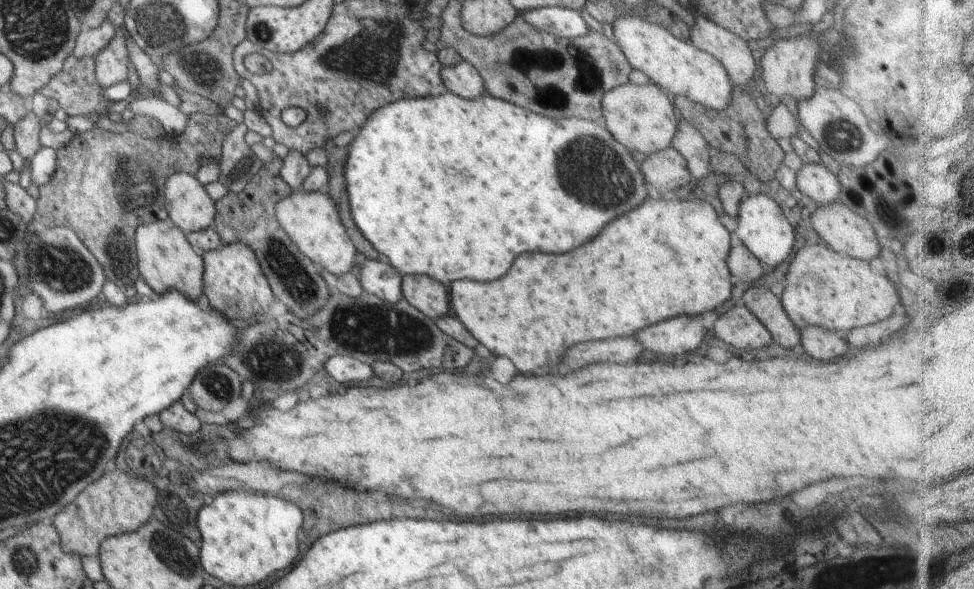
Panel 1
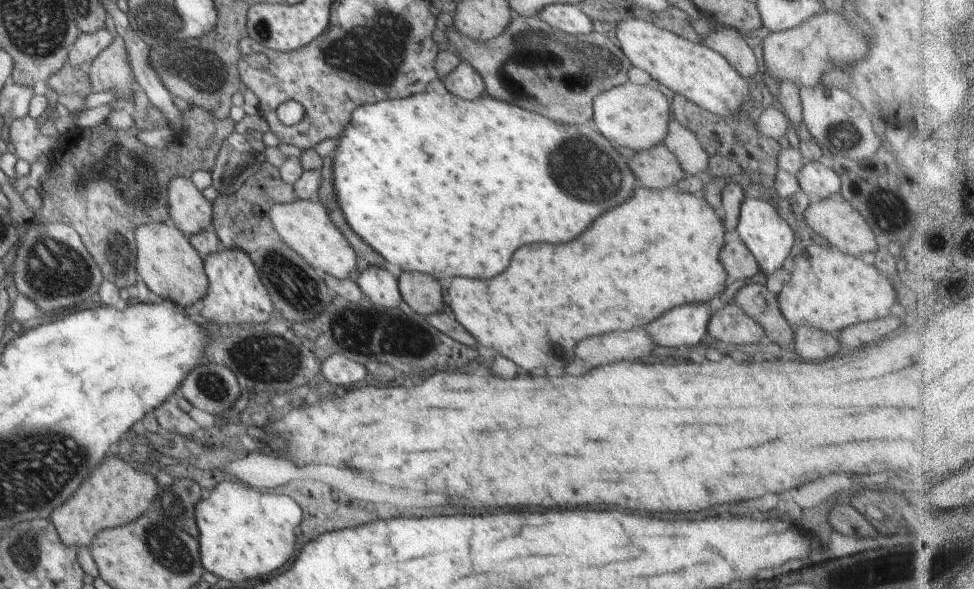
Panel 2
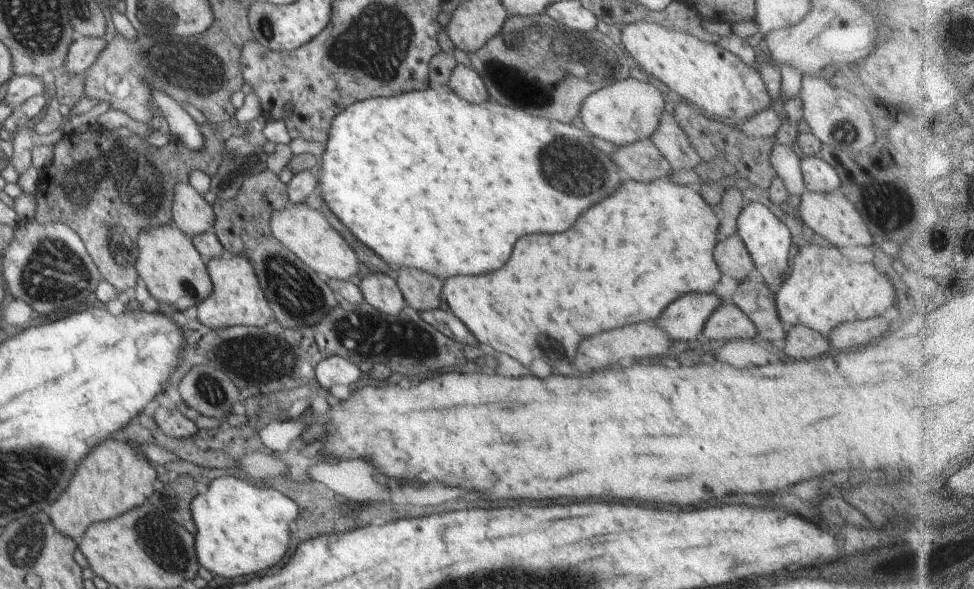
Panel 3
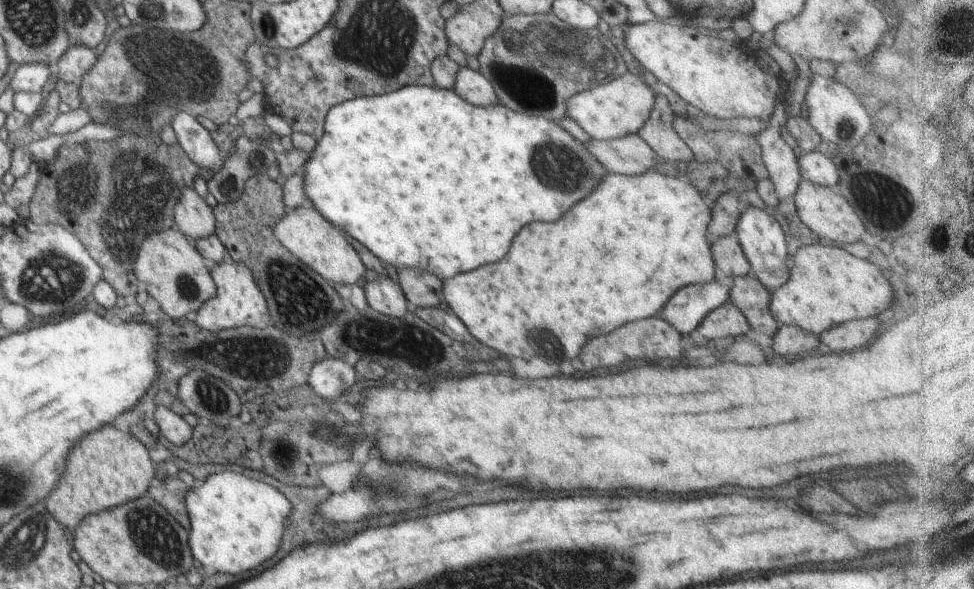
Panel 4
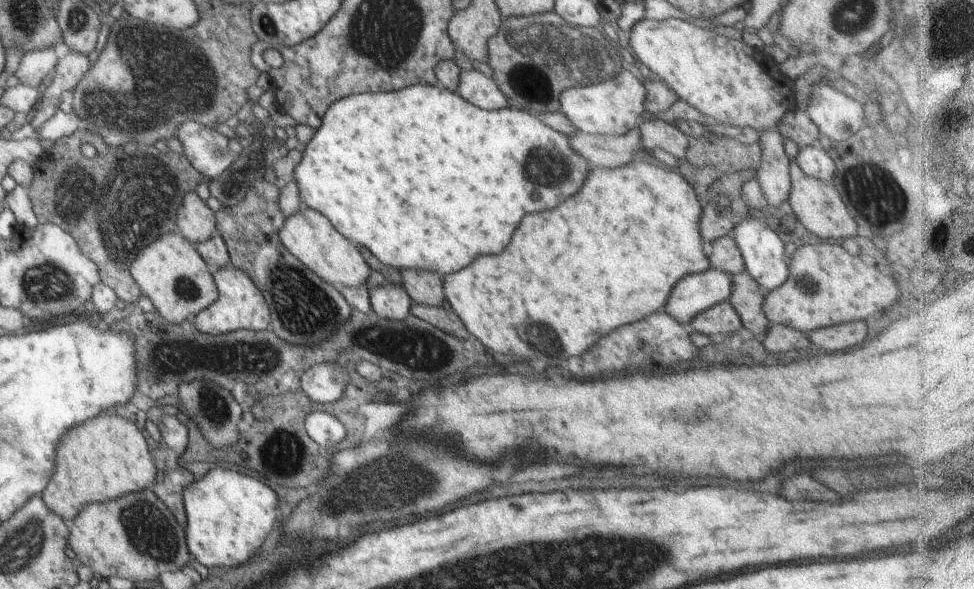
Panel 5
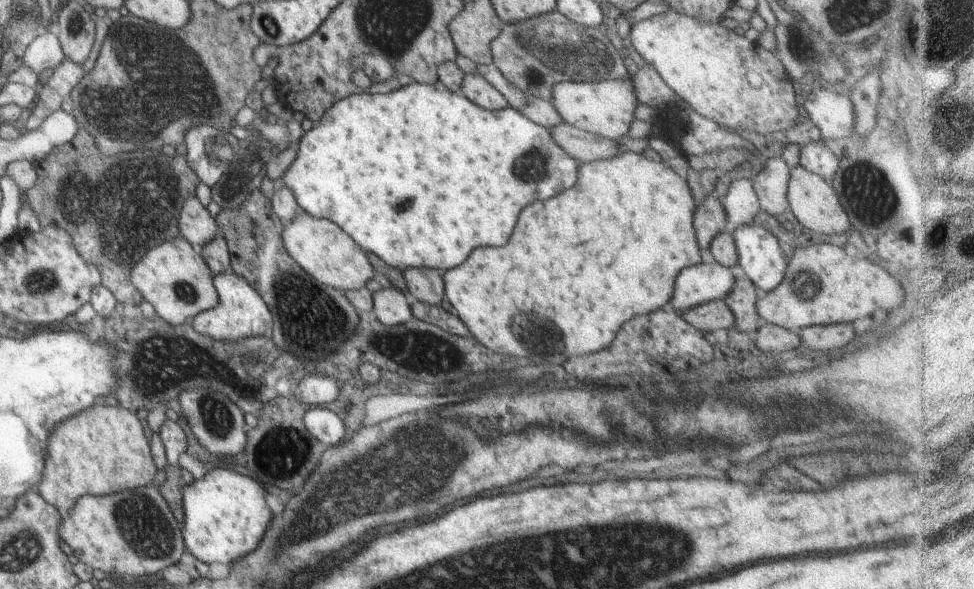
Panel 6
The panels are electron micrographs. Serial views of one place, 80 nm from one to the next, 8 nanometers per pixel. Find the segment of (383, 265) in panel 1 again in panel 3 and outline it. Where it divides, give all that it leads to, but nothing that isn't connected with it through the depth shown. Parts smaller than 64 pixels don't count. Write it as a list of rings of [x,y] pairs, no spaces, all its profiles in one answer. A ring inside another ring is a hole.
[[[370,271],[362,276],[360,290],[366,302],[384,314],[398,314],[406,305],[397,282],[380,271]]]

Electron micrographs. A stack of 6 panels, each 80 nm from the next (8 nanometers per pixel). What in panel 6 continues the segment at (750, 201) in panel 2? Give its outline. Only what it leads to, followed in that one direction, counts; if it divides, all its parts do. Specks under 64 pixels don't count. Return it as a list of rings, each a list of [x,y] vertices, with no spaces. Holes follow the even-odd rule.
[[[754,222],[731,232],[738,253],[738,272],[744,272],[764,294],[774,290],[785,277],[788,260],[778,239]]]

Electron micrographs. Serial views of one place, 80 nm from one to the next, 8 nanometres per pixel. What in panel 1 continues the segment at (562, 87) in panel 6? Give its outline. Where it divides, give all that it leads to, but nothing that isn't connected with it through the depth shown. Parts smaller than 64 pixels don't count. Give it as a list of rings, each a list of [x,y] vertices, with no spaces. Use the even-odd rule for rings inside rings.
[[[628,82],[610,89],[601,100],[601,111],[602,122],[622,146],[648,156],[671,146],[680,121],[665,91],[652,82],[645,85]]]

